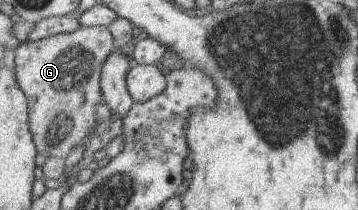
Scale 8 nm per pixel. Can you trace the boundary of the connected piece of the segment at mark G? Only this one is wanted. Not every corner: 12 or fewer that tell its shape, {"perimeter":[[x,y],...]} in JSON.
{"perimeter":[[130,22],[24,41],[17,75],[46,157],[97,127]]}

